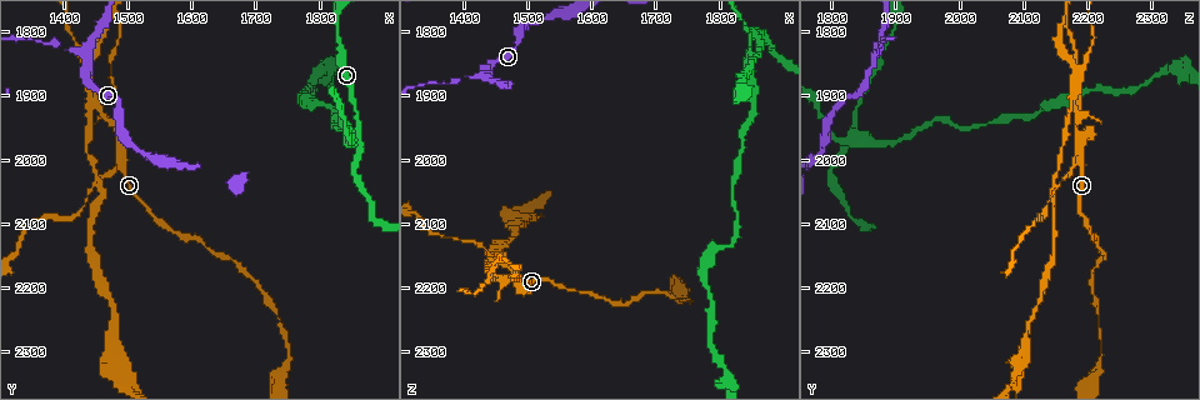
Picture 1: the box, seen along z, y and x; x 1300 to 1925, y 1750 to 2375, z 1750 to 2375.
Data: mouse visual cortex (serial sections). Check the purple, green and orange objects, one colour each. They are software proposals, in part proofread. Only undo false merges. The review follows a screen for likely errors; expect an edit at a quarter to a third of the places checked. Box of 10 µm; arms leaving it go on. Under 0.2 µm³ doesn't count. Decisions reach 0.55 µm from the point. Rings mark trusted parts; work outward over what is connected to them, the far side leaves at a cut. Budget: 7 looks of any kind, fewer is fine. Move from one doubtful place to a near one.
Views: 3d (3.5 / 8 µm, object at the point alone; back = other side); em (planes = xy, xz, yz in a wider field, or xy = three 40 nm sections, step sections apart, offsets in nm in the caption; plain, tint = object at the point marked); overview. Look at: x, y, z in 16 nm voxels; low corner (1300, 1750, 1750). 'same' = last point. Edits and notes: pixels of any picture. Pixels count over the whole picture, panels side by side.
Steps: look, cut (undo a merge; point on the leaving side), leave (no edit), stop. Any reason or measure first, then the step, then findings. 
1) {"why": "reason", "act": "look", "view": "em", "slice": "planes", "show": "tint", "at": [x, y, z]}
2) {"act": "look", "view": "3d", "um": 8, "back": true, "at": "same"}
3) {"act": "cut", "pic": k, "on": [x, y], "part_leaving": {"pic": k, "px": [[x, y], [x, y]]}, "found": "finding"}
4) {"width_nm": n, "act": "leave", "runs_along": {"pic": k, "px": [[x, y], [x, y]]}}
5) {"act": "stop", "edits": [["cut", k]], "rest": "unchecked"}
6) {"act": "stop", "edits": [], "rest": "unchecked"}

{"why": "three-way junction", "act": "look", "view": "3d", "um": 3.5, "at": [1860, 1950, 1840]}

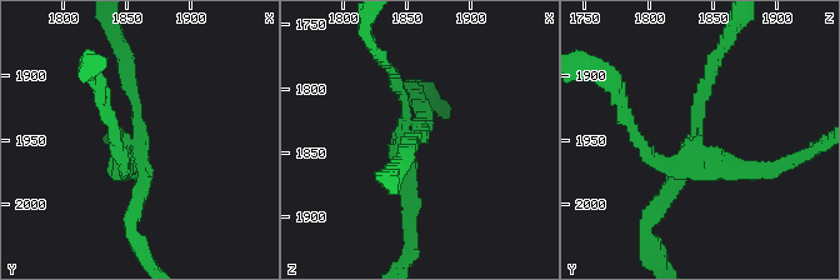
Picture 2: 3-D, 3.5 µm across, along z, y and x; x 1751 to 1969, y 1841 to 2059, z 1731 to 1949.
{"why": "need the tissue", "act": "look", "view": "em", "slice": "xy", "step": 2, "show": "plain", "at": [1858, 1944, 1836]}

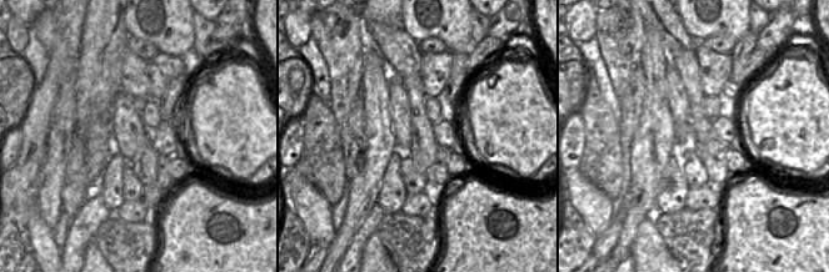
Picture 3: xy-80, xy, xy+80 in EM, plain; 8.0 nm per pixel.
{"act": "look", "view": "em", "slice": "xy", "step": 2, "show": "tint", "at": "same"}

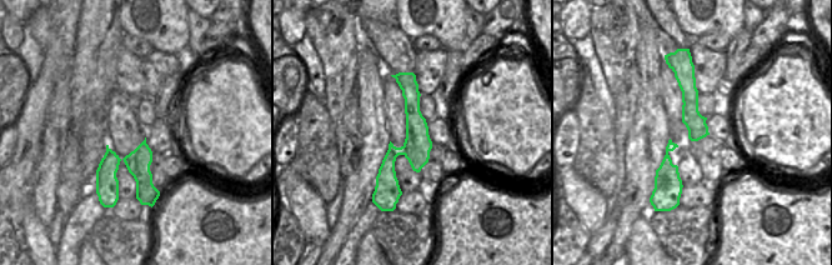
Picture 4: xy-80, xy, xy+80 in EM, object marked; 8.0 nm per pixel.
{"act": "cut", "pic": 2, "on": [719, 174], "part_leaving": {"pic": 2, "px": [[695, 143], [736, 170], [804, 154]]}, "found": "two cells meet here"}

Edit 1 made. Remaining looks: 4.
{"why": "see it whole again", "act": "look", "view": "overview"}

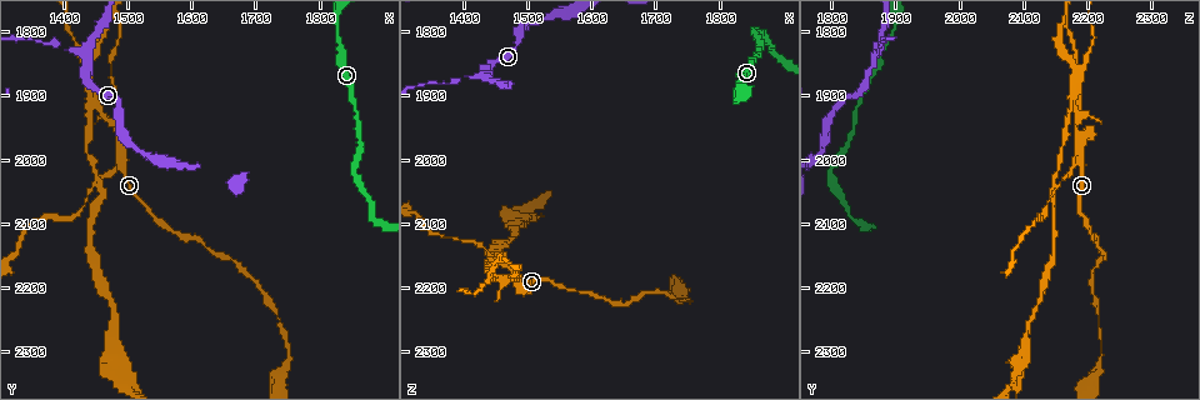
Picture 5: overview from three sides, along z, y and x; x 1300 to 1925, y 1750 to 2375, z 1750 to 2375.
{"why": "three arms meet", "act": "look", "view": "3d", "um": 3.5, "at": [1435, 1840, 1870]}

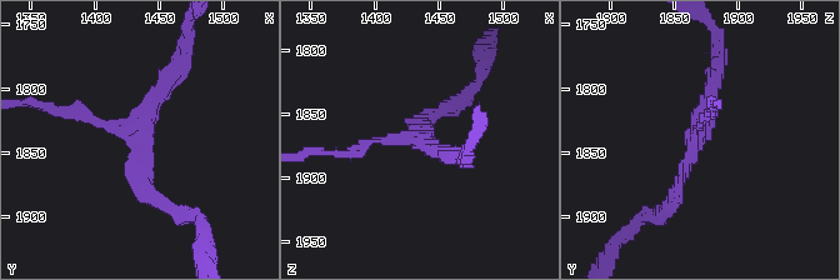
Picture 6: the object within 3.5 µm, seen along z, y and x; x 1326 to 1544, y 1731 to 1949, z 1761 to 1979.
{"why": "shape alone is not enough", "act": "look", "view": "em", "slice": "planes", "show": "tint", "at": [1438, 1842, 1866]}

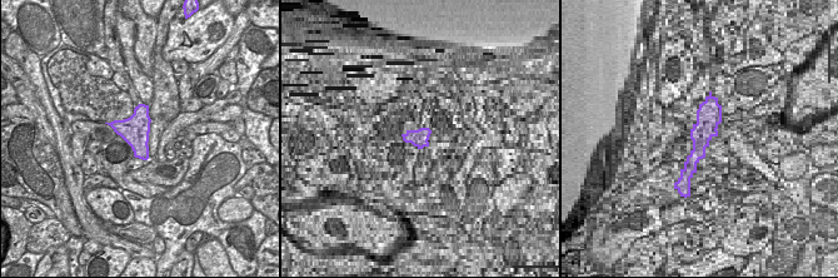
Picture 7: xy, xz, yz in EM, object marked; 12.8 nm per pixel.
{"arm_widths_nm": [100, 200, 250], "act": "leave", "runs_along": {"pic": 6, "px": [[666, 210], [695, 149], [718, 73]]}, "found": "all the same cell"}

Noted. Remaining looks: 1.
{"act": "stop", "edits": [["cut", 2]], "rest": "unchecked"}

